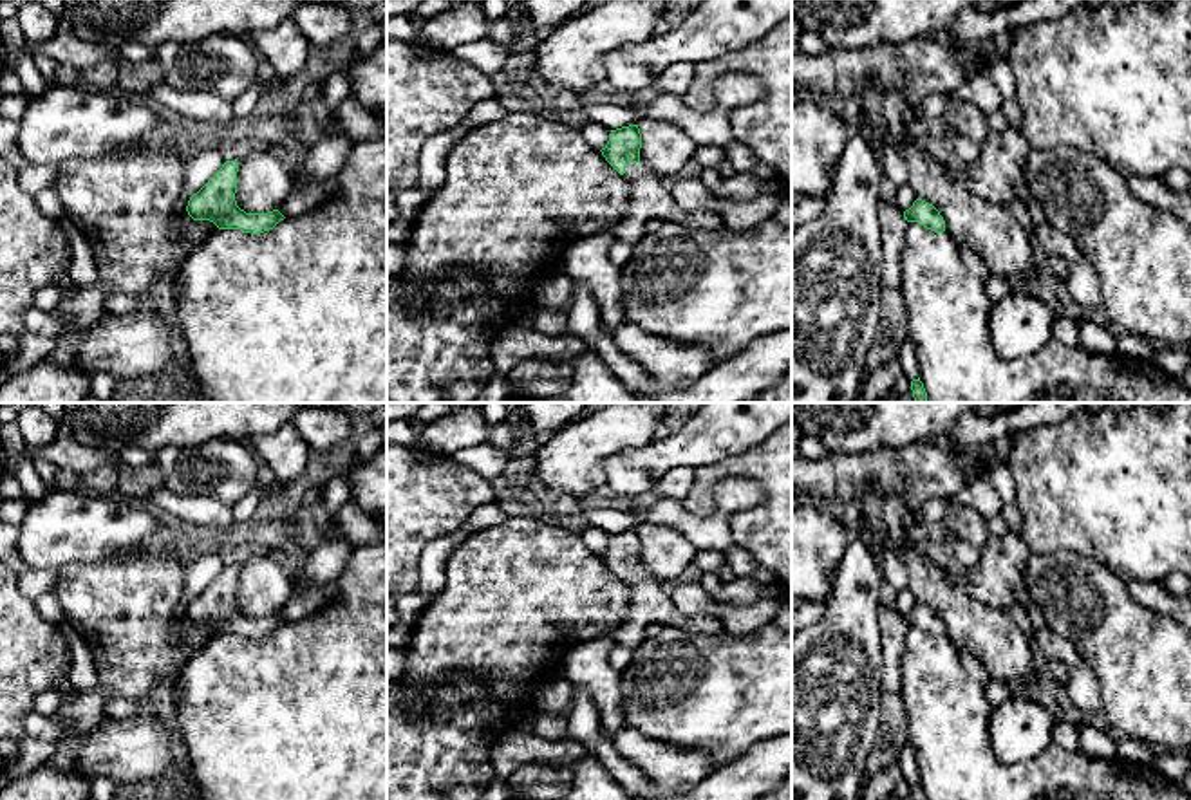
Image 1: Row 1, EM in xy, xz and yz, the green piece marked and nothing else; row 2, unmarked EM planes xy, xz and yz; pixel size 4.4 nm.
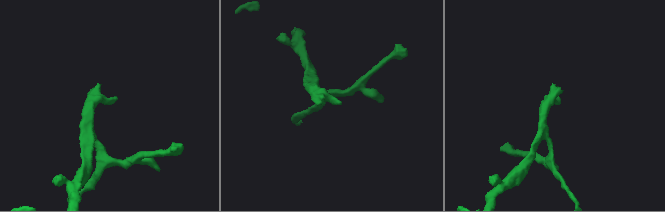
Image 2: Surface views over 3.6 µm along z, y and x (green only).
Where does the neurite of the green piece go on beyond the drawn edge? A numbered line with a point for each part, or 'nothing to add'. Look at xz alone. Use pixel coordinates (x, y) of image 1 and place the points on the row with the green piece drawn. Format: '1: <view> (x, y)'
1: xz (649, 203)

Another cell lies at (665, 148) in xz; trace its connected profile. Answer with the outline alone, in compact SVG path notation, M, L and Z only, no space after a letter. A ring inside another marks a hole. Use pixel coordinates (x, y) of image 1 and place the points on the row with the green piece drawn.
M645 117L638 128L642 134L640 164L656 179L676 175L696 152L696 143L671 121Z

